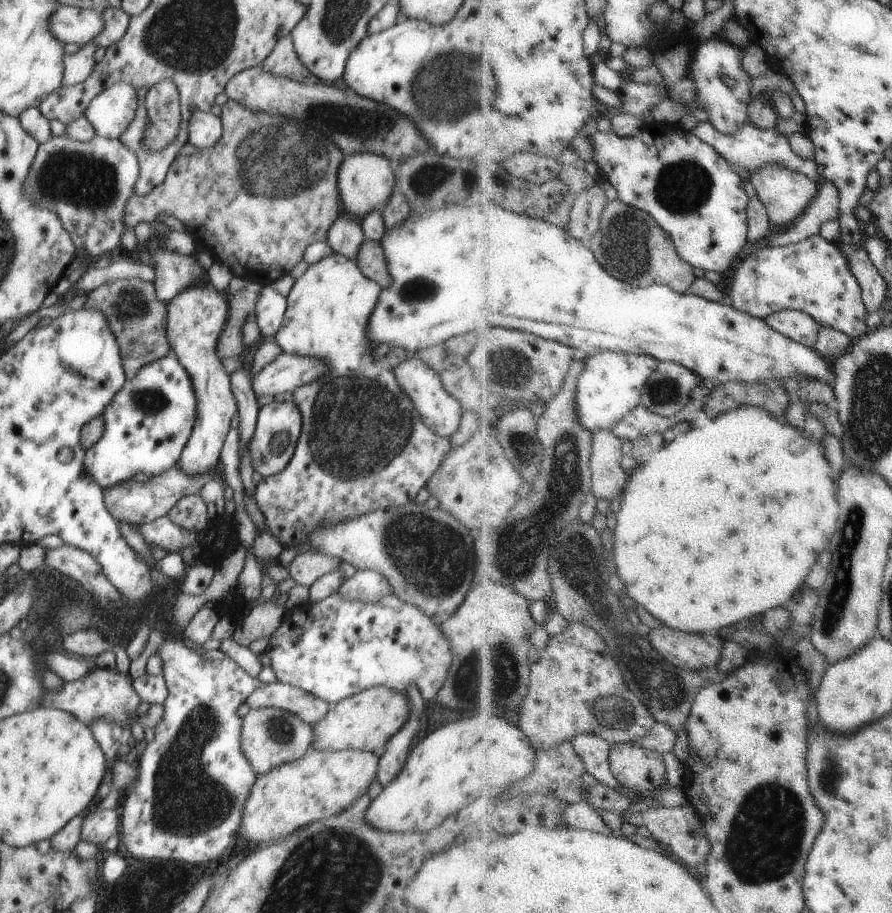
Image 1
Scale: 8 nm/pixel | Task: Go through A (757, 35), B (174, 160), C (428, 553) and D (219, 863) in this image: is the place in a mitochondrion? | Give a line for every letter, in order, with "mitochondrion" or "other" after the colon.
A: other
B: other
C: mitochondrion
D: other

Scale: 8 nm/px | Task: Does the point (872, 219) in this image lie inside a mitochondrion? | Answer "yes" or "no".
no

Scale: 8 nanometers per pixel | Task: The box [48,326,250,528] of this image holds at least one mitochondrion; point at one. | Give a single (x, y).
(151, 401)

